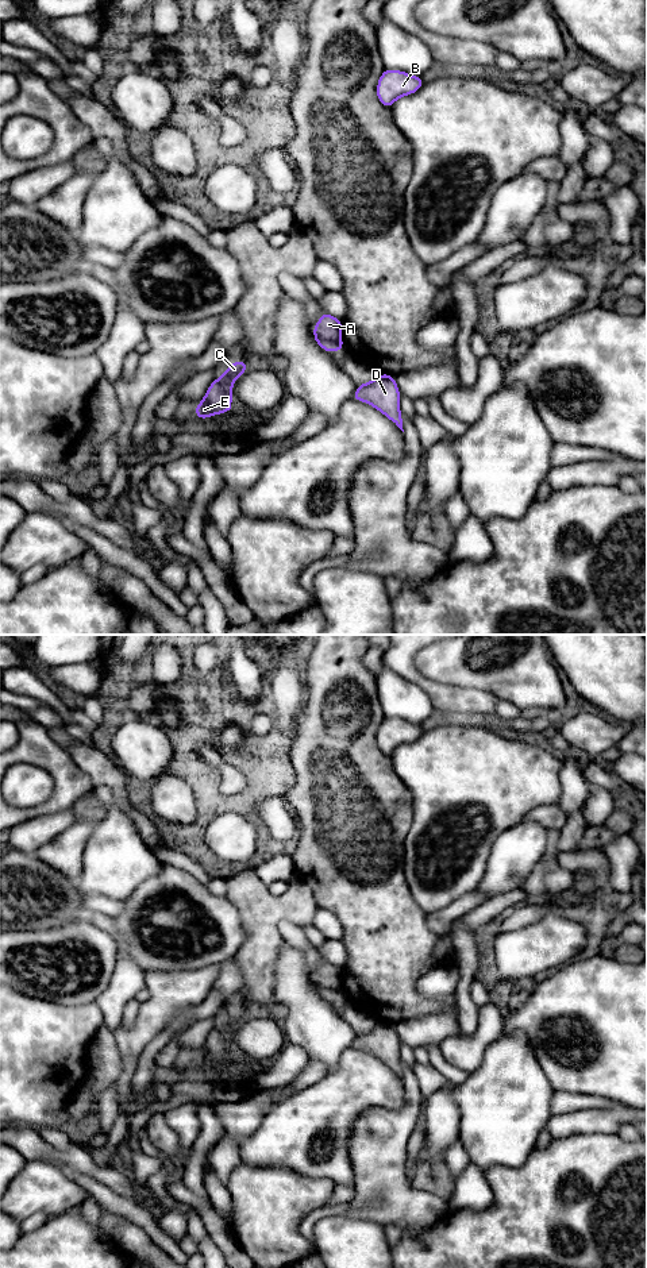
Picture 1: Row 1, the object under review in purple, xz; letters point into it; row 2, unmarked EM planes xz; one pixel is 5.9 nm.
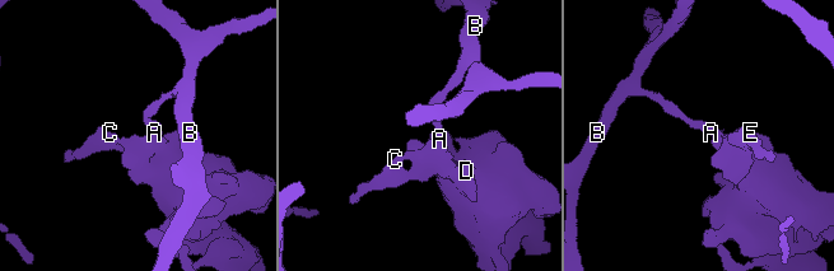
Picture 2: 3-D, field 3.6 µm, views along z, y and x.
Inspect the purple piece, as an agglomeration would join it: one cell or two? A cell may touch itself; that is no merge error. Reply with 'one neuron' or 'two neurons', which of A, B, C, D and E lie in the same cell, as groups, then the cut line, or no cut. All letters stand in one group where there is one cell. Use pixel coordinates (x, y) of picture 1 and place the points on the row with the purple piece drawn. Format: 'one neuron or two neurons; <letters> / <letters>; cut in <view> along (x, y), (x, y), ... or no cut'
two neurons; A B / C D E; cut in xz along (315, 334), (341, 340)

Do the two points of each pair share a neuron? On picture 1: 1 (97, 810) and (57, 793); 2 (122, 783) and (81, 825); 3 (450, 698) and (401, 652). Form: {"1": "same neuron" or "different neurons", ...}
{"1": "different neurons", "2": "different neurons", "3": "same neuron"}

